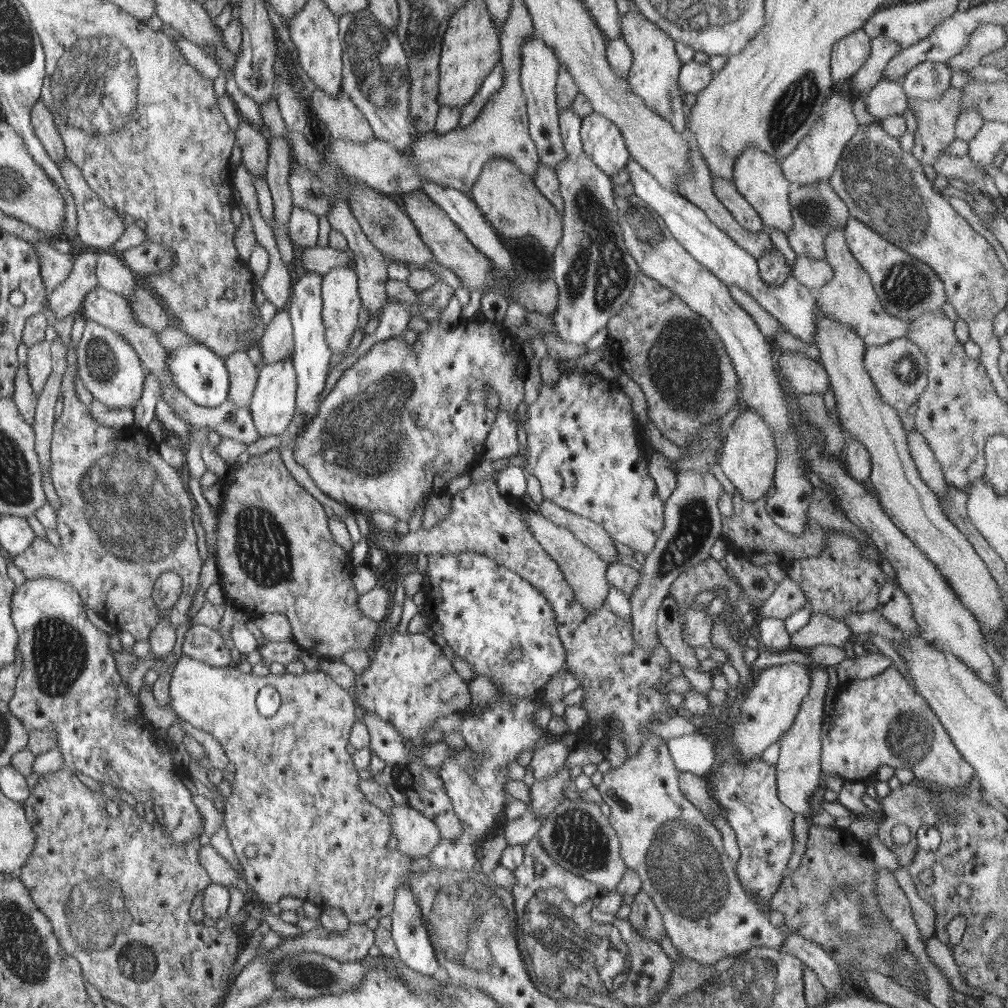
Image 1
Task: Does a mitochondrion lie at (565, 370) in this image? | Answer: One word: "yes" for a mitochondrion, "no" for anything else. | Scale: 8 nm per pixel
no

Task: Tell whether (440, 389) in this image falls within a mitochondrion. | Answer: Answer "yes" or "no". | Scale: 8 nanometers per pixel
yes

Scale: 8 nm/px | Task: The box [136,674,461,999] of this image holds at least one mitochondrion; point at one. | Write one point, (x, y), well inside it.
(309, 974)

